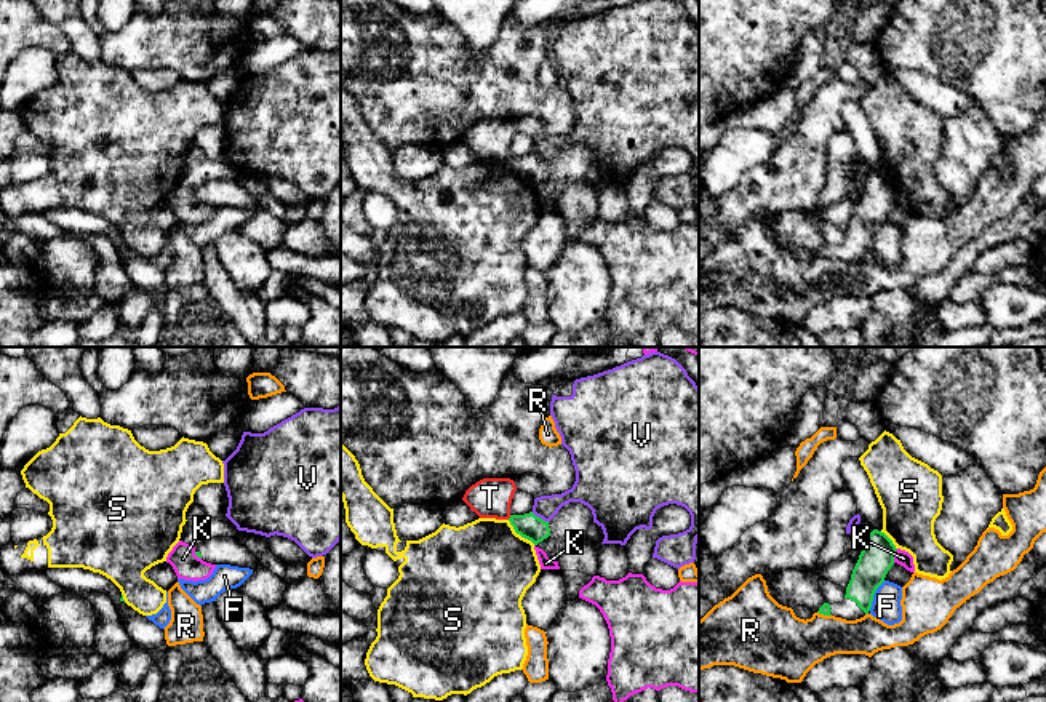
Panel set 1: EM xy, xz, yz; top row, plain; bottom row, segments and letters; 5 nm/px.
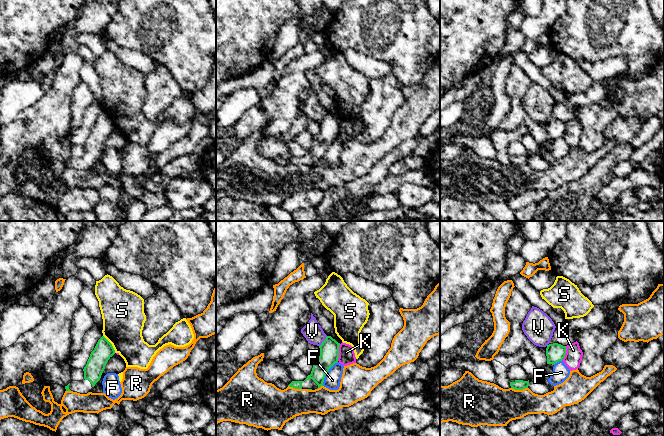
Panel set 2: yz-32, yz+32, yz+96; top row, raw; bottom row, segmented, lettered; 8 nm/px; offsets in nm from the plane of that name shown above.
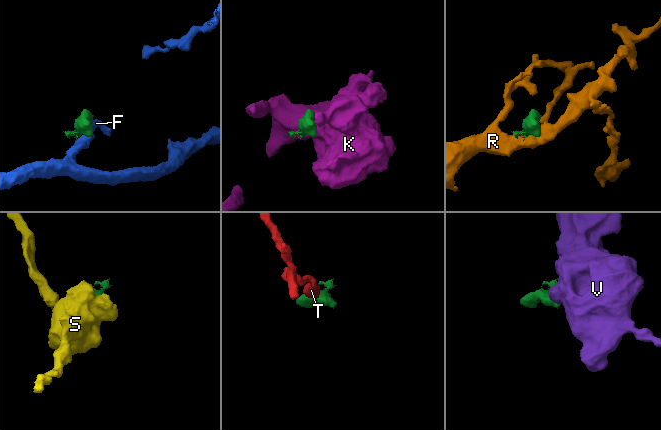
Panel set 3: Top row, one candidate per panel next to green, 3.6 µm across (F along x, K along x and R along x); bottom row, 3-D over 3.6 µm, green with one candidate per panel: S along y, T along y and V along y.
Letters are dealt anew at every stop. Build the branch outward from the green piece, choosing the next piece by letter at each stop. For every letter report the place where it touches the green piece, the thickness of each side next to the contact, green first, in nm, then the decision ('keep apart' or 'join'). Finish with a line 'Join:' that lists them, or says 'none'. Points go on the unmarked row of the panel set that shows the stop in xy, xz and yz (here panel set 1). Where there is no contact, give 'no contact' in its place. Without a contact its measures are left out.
F: yz (874, 235) | 170/140 nm | keep apart
K: yz (894, 197) | 170/80 nm | keep apart
R: yz (824, 256) | 50/320 nm | keep apart
S: xz (520, 176) | 130/480 nm | keep apart
T: xz (511, 159) | 130/200 nm | keep apart
V: xz (538, 159) | 130/120 nm | keep apart
Join: none

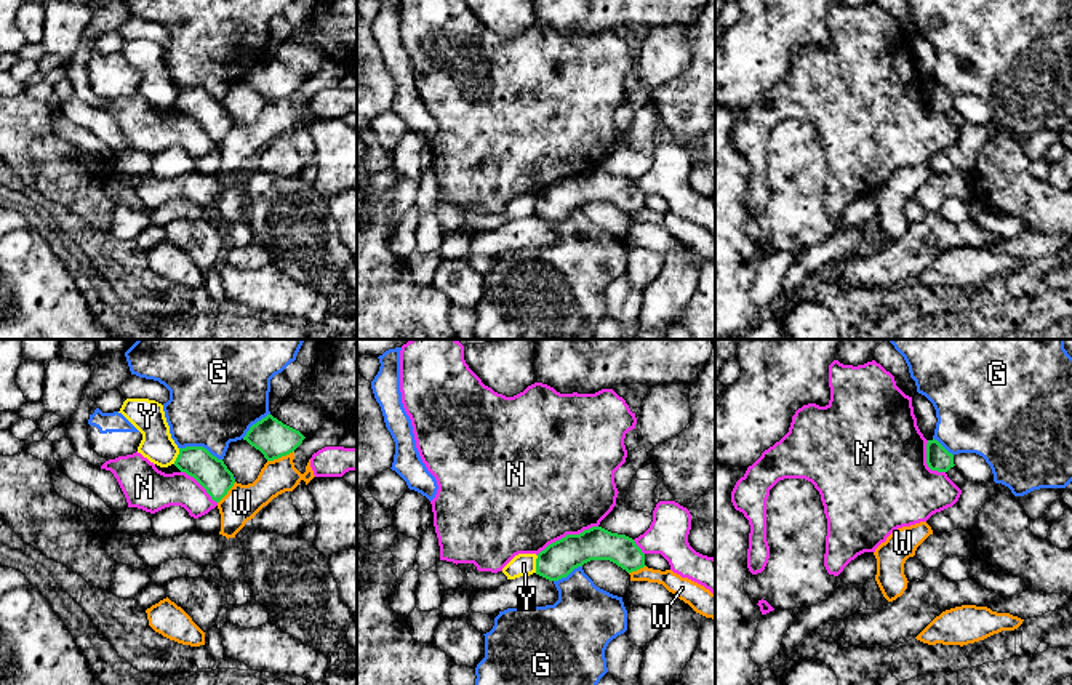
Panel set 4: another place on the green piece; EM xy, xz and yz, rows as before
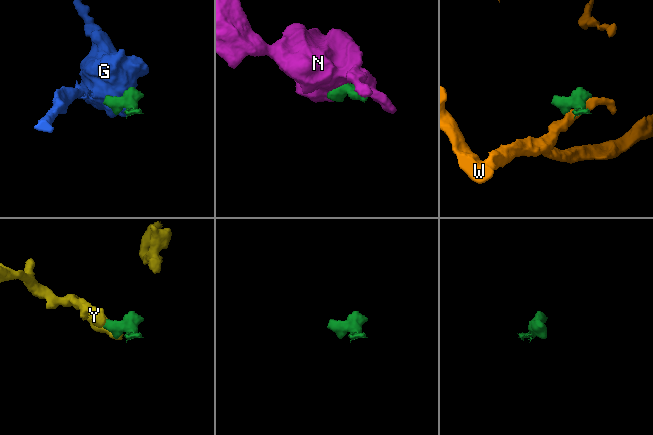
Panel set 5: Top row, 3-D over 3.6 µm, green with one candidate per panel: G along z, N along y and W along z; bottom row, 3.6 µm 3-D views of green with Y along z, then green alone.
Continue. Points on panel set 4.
G: xy (200, 88) | 160/440 nm | keep apart
N: xz (567, 176) | 180/500 nm | keep apart
W: xy (280, 98) | 190/170 nm | keep apart
Y: xz (536, 205) | 180/110 nm | keep apart
Join: none

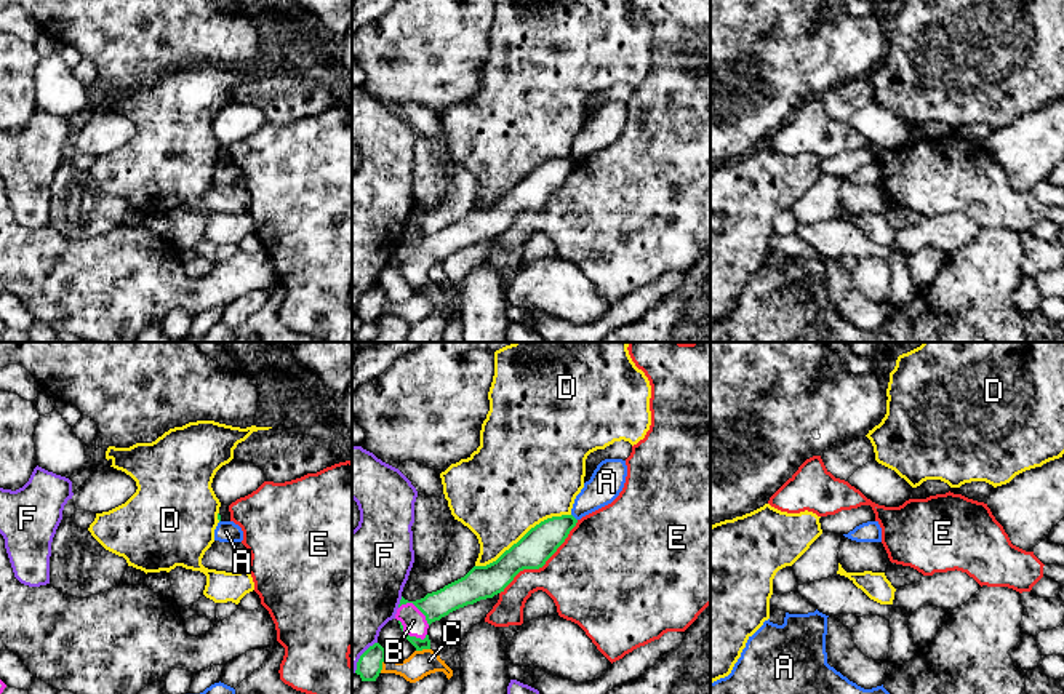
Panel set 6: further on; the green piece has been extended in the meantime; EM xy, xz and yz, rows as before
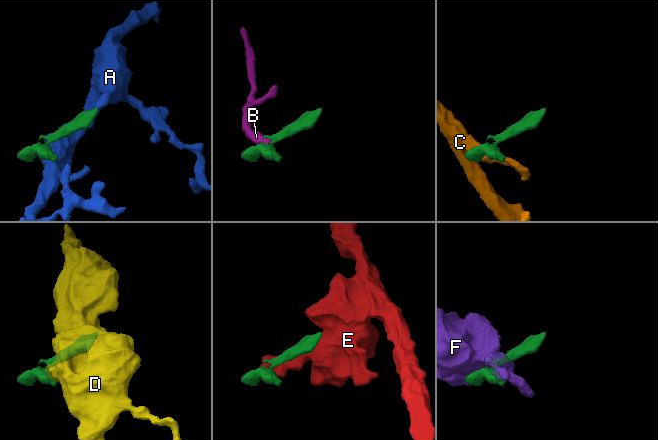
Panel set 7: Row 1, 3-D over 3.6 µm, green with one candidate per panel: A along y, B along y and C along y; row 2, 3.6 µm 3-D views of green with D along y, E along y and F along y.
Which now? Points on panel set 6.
A: xz (573, 159) | 170/170 nm | keep apart
B: xz (408, 277) | 60/120 nm | join
C: xz (381, 306) | 130/140 nm | keep apart
D: xz (524, 178) | 170/480 nm | keep apart
E: xz (543, 207) | 170/440 nm | keep apart
F: xz (400, 243) | 140/480 nm | keep apart
Join: B

